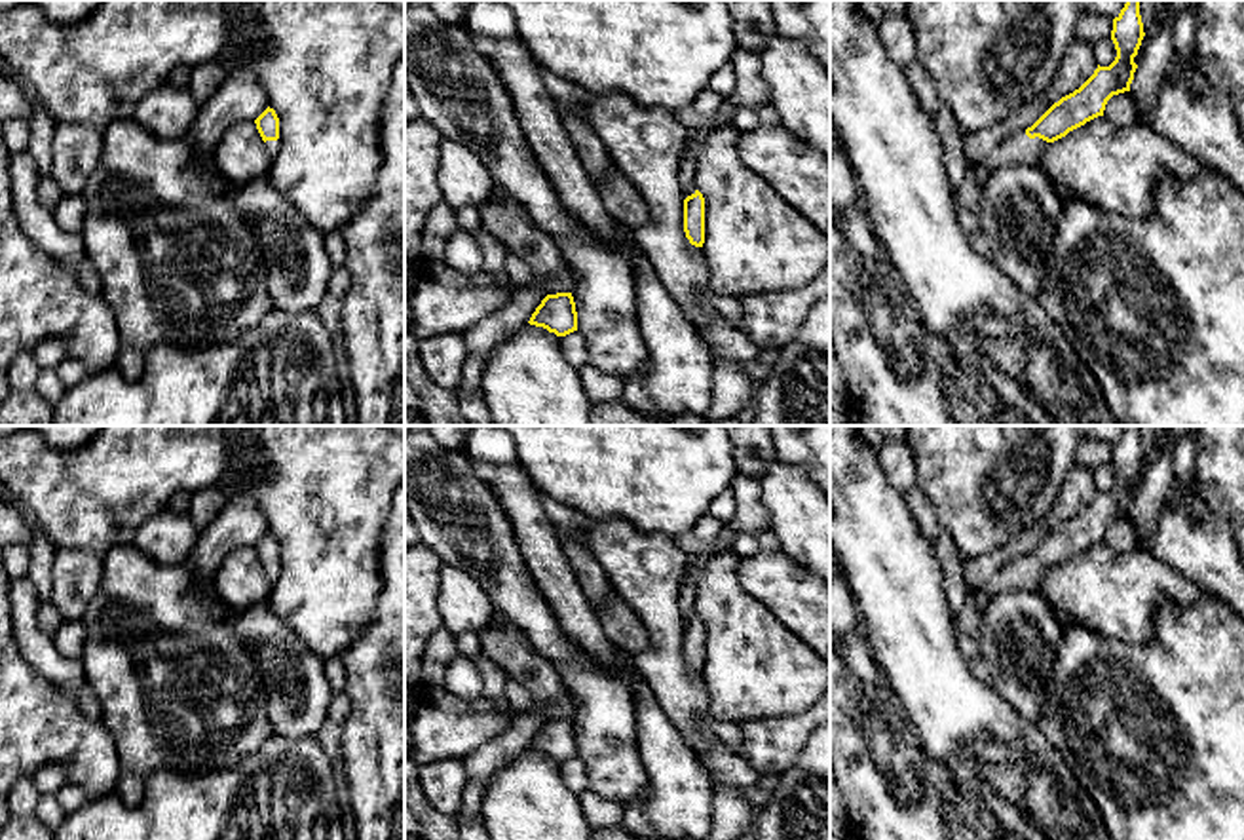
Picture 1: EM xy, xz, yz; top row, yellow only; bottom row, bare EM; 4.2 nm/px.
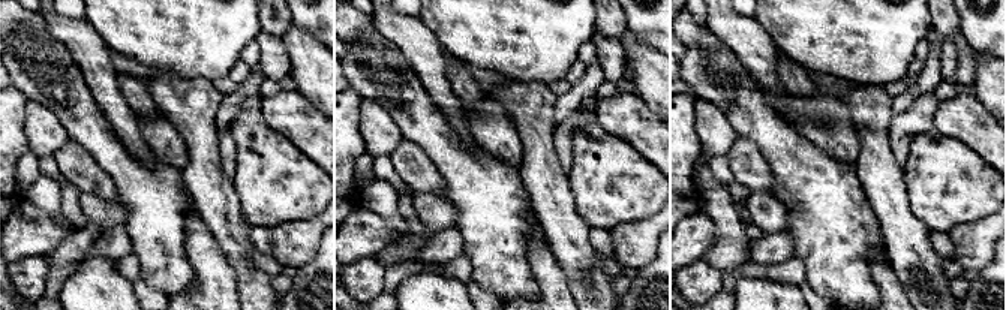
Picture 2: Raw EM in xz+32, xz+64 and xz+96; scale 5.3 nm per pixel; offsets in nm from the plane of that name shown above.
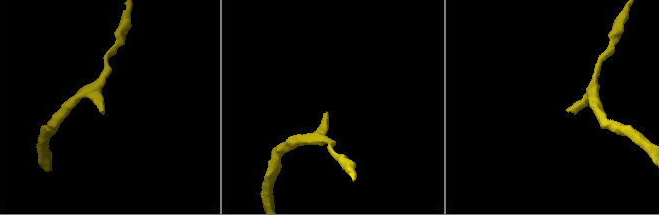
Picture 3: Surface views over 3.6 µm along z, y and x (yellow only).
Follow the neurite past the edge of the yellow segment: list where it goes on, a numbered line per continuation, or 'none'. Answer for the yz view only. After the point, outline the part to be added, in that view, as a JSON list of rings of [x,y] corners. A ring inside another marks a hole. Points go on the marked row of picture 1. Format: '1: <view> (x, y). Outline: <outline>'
1: yz (1018, 149). Outline: [[[1022,129],[990,150],[986,156],[988,173],[993,175],[997,169],[1008,165],[1039,165],[1046,146],[1046,141],[1039,137],[1029,139],[1026,129]]]

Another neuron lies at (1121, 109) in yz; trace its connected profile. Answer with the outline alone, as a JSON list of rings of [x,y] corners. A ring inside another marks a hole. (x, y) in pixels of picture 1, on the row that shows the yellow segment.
[[[1130,91],[1113,95],[1103,110],[1103,118],[1119,127],[1132,127],[1138,124],[1138,105]]]

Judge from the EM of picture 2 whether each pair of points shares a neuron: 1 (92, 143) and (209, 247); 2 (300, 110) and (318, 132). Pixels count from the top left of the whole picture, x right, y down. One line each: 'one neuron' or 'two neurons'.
1: two neurons
2: one neuron

